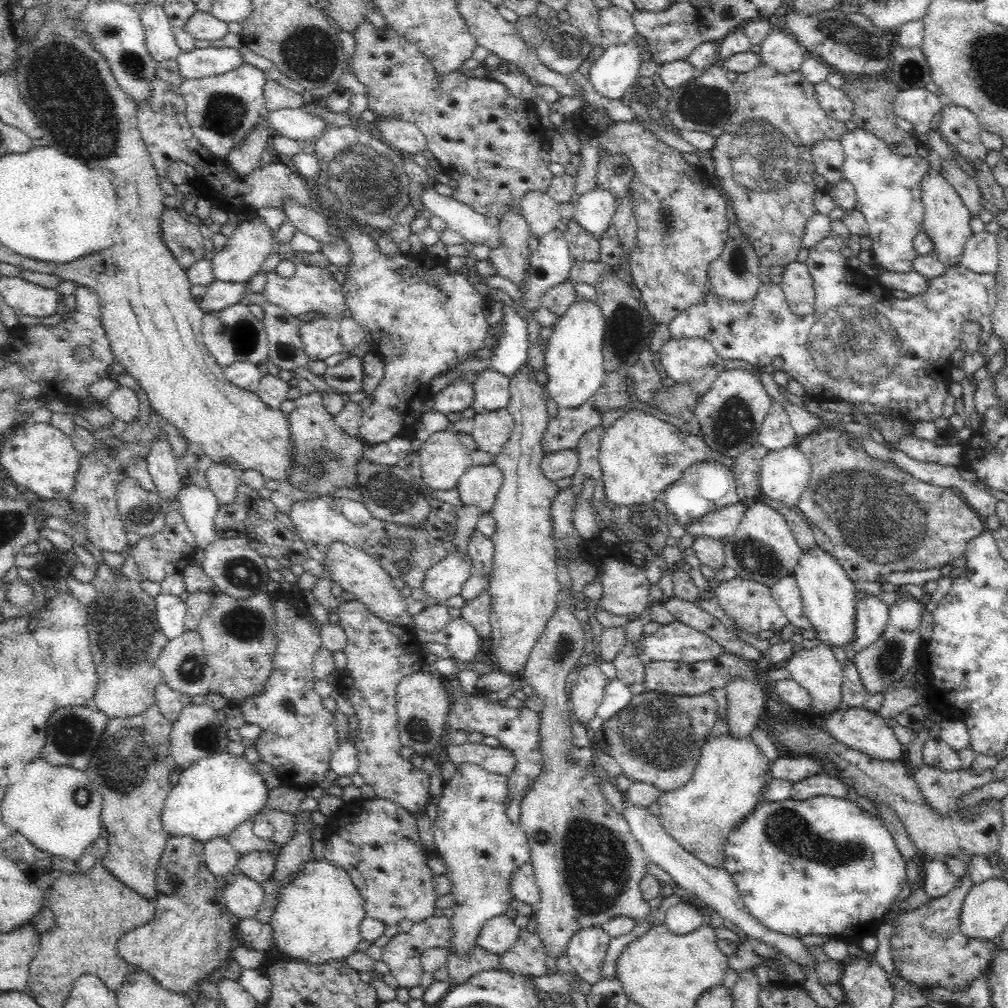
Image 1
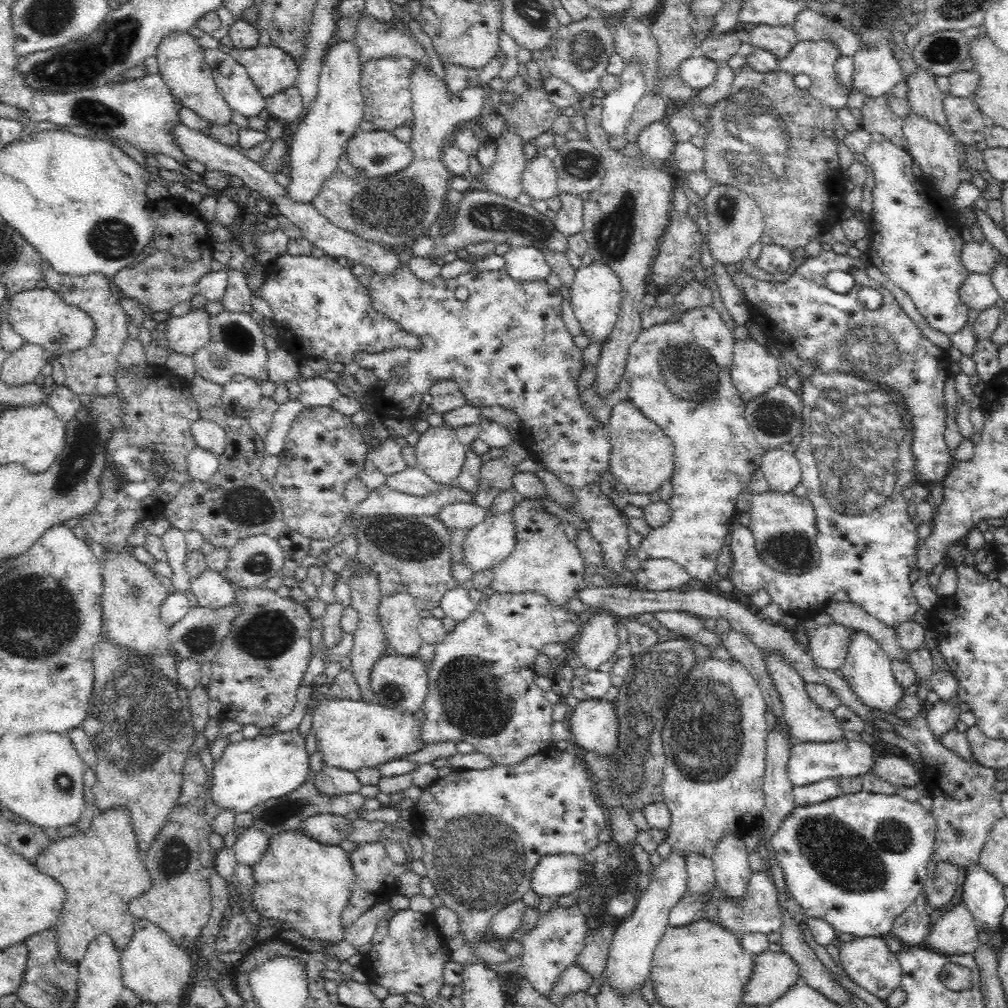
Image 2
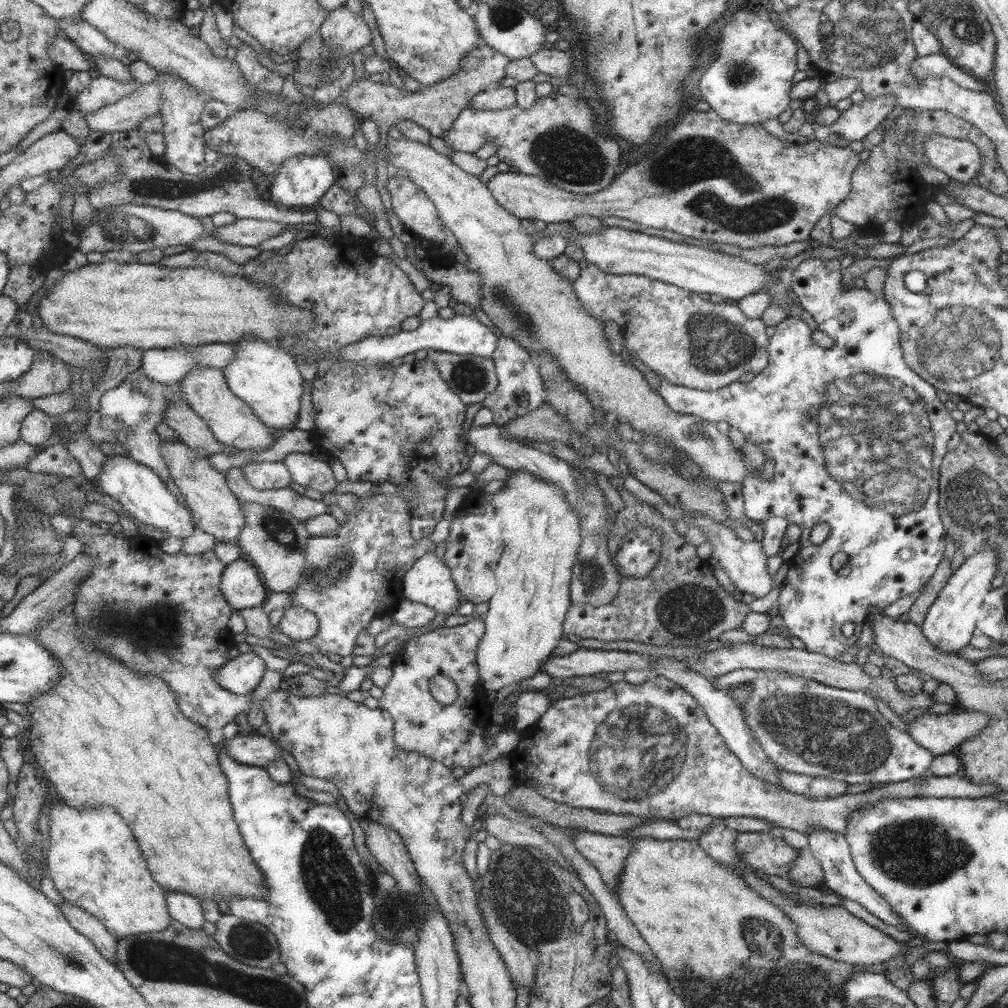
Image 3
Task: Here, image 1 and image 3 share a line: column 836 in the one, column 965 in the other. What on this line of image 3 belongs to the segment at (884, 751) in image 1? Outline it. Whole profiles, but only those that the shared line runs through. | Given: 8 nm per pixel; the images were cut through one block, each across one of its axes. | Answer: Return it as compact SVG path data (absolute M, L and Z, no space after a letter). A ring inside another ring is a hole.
M983 711L923 713L908 725L908 733L919 746L934 756L950 753L955 746L970 740L990 724L991 716Z

